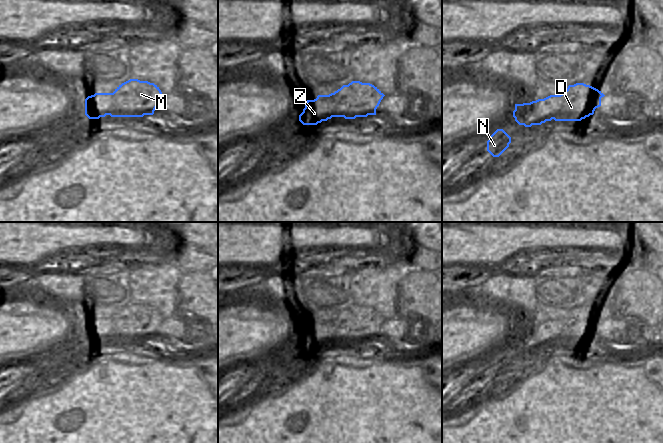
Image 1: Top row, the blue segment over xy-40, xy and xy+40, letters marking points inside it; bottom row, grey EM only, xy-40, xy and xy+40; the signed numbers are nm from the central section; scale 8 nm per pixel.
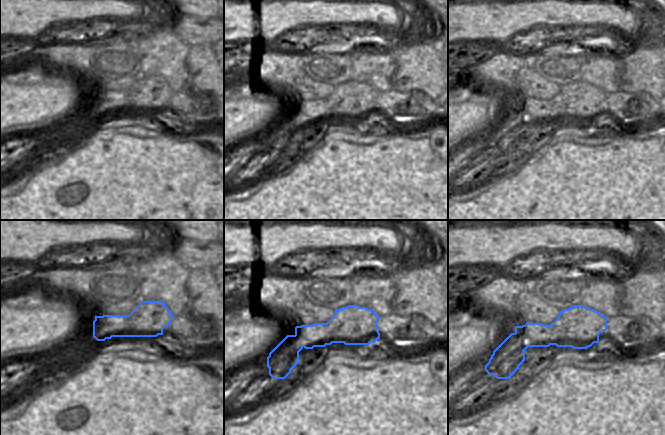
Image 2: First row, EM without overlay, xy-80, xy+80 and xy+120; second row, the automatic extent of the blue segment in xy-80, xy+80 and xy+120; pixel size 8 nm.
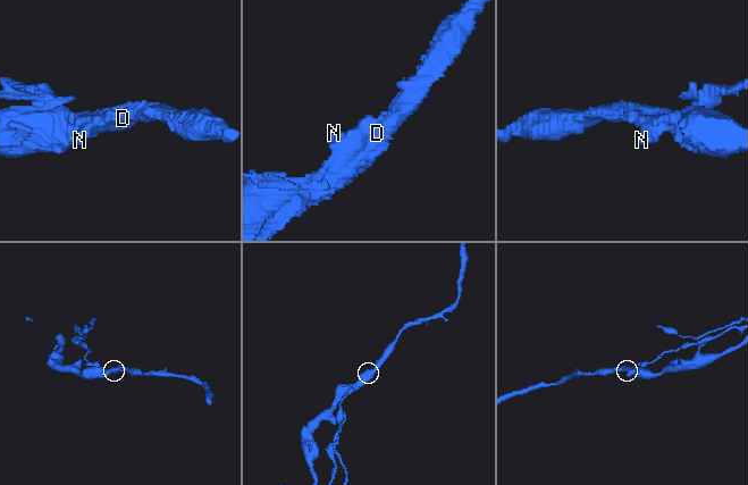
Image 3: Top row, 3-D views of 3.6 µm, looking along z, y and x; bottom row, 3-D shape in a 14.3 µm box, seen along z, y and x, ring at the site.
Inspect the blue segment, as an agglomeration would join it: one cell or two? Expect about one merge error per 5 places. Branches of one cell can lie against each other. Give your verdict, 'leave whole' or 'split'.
split

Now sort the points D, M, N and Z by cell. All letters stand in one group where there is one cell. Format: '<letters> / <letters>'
D M / N Z

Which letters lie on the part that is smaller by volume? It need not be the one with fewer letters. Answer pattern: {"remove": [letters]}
{"remove": ["N", "Z"]}

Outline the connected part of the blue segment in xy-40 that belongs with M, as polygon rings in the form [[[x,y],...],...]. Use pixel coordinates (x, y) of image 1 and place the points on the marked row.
[[[130,79],[113,92],[111,117],[143,117],[153,115],[163,94],[159,87],[148,81]]]

